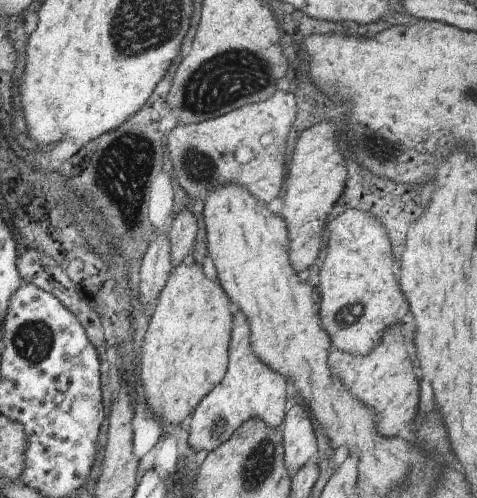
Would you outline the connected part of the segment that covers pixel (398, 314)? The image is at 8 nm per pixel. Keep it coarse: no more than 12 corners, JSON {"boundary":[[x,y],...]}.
{"boundary":[[345,210],[328,224],[320,320],[371,354],[408,318],[388,231]]}

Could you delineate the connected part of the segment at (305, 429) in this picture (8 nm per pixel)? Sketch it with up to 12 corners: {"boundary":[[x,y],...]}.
{"boundary":[[290,406],[282,432],[284,464],[293,477],[317,454],[308,412]]}

